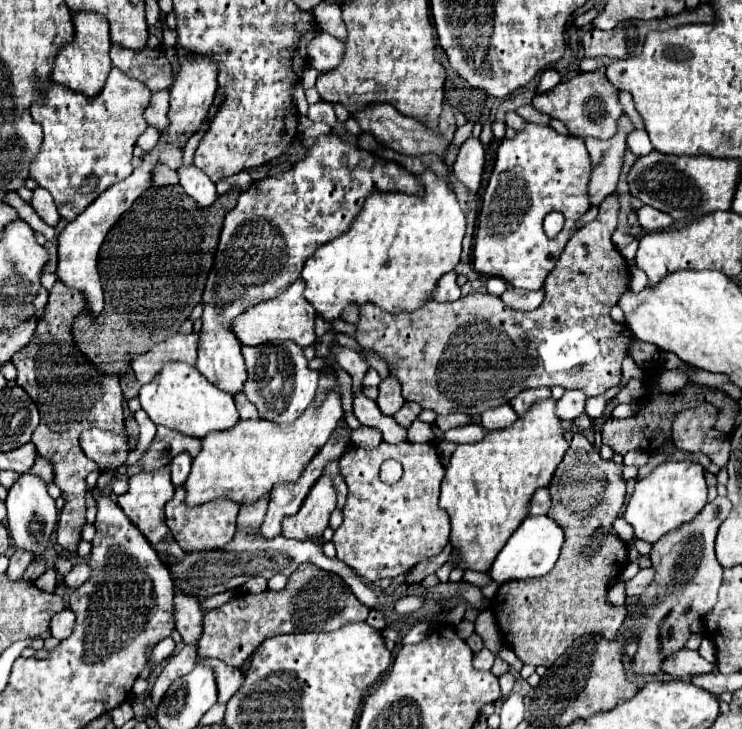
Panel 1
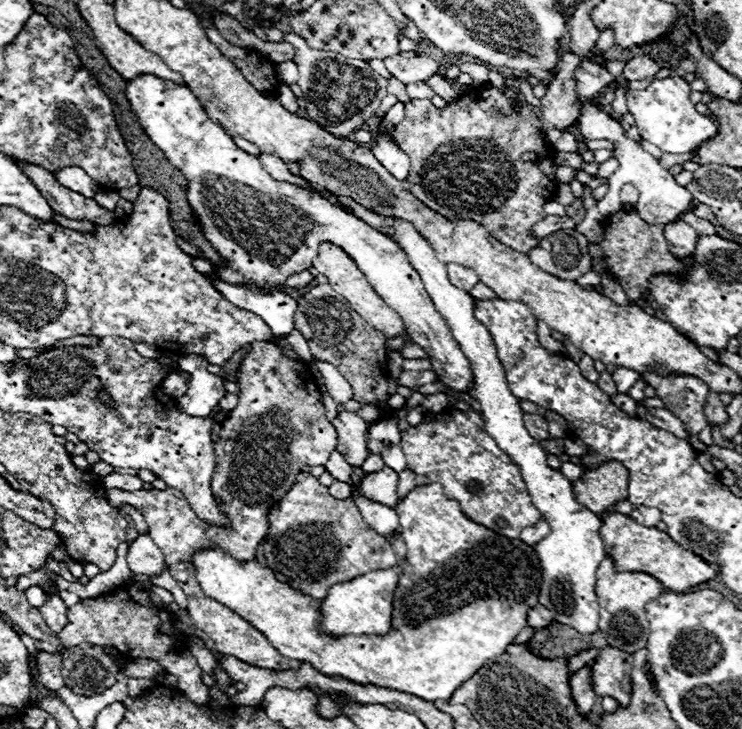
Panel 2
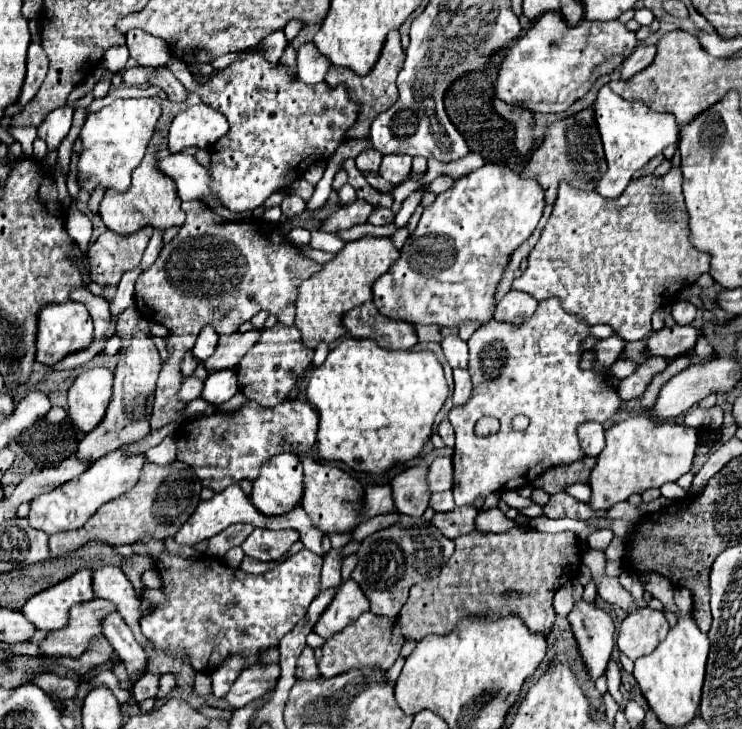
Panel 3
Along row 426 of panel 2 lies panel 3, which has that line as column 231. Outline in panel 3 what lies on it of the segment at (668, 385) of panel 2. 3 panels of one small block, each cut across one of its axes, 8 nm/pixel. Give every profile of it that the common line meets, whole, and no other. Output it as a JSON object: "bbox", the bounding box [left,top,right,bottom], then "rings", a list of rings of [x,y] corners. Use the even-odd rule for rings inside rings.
{"bbox":[226,664,280,708],"rings":[[[264,664],[256,668],[246,668],[240,672],[236,682],[232,684],[226,700],[228,704],[242,708],[264,694],[268,694],[280,678],[280,666],[278,664]]]}

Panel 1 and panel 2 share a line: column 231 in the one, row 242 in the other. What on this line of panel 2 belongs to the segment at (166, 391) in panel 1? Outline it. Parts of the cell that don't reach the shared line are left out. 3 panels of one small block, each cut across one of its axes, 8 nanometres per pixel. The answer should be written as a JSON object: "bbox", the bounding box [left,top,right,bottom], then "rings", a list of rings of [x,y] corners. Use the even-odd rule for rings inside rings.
{"bbox":[390,218,606,634],"rings":[[[394,218],[394,224],[390,226],[390,236],[398,244],[398,248],[406,252],[406,258],[410,260],[414,270],[420,274],[434,308],[438,308],[438,314],[442,314],[442,318],[446,320],[454,340],[460,344],[464,356],[470,362],[472,376],[474,376],[474,388],[470,388],[470,396],[480,402],[486,432],[494,436],[494,440],[510,456],[510,460],[514,460],[514,464],[520,466],[522,478],[526,480],[526,488],[530,492],[530,498],[534,500],[534,506],[542,512],[542,518],[550,524],[550,534],[534,546],[534,550],[538,552],[538,560],[542,564],[540,604],[552,612],[556,622],[566,624],[578,630],[580,634],[598,632],[600,606],[598,606],[594,586],[596,586],[596,568],[606,556],[604,542],[600,538],[602,522],[598,514],[578,504],[572,482],[564,478],[560,470],[554,470],[548,466],[546,450],[526,430],[520,400],[510,392],[506,372],[498,360],[494,340],[488,328],[480,324],[472,314],[474,298],[466,290],[460,290],[450,284],[446,264],[436,258],[430,244],[426,244],[426,240],[418,236],[416,228],[410,222]]]}

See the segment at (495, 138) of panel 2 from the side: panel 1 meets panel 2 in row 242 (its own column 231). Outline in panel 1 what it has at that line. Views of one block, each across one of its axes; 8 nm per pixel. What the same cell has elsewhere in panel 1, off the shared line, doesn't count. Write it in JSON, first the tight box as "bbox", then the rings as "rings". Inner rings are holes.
{"bbox":[166,488,238,552],"rings":[[[176,488],[174,498],[166,504],[166,524],[172,530],[176,542],[180,544],[180,548],[184,552],[190,550],[212,550],[212,548],[220,548],[226,542],[232,540],[234,532],[236,532],[236,514],[238,514],[238,504],[220,498],[208,504],[200,504],[194,508],[184,506],[184,488]]]}

